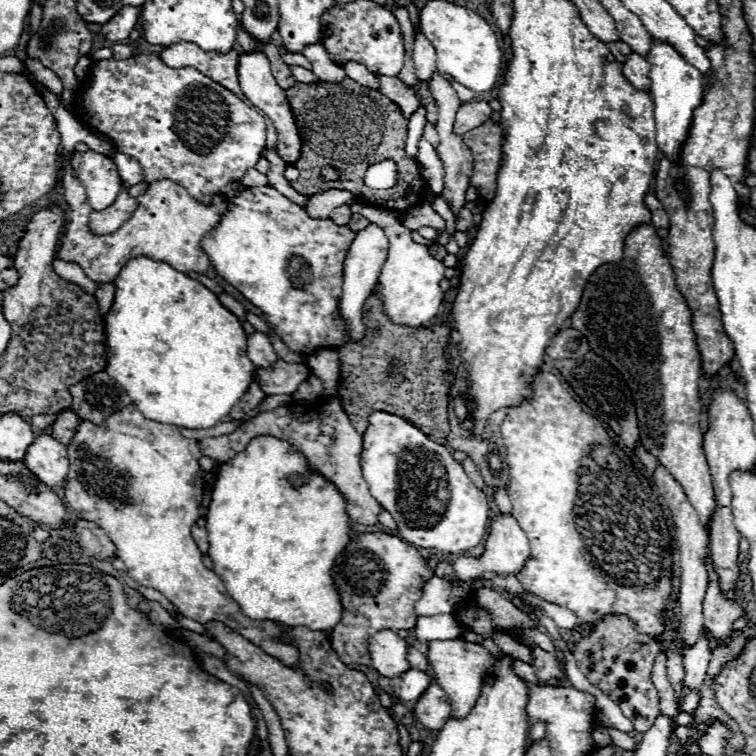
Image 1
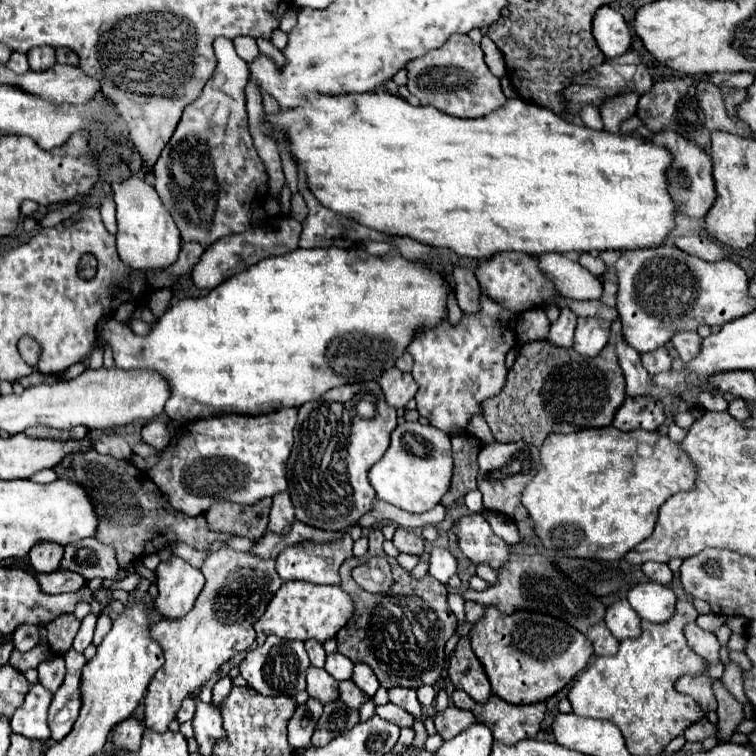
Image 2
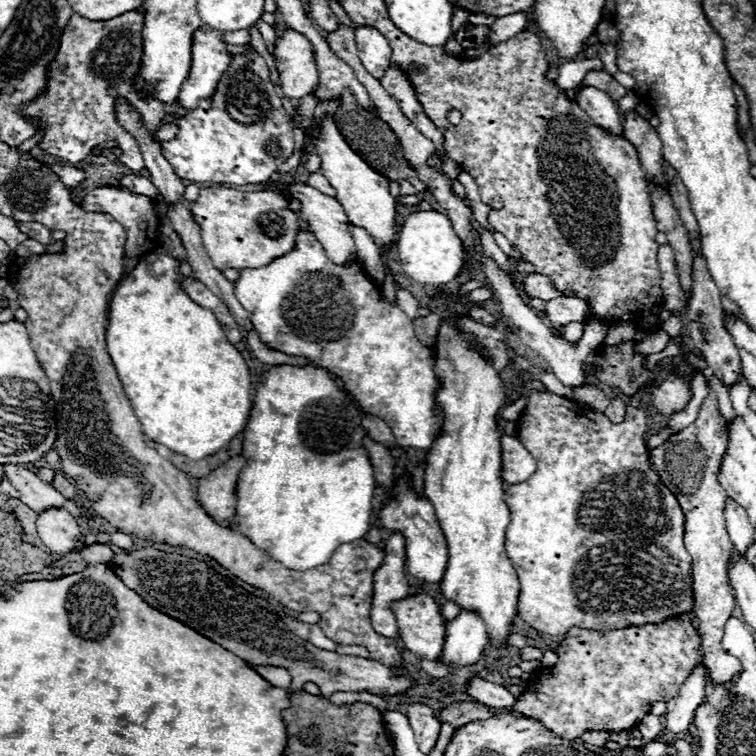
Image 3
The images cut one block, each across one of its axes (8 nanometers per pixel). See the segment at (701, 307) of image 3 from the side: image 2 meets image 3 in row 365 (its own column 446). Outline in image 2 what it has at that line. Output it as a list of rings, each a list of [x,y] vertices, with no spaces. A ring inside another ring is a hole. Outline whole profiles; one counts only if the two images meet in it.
[[[448,706],[446,710],[434,714],[434,726],[444,740],[458,736],[462,730],[466,730],[466,726],[470,726],[474,722],[476,722],[476,718],[470,710],[460,710],[456,706]]]

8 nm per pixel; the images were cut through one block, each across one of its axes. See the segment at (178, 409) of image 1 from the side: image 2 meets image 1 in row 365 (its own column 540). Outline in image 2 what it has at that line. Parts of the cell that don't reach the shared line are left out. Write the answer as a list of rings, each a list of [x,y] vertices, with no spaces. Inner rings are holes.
[[[366,92],[366,94],[342,94],[342,96],[326,96],[326,94],[308,94],[308,102],[300,108],[294,108],[294,110],[288,110],[288,112],[280,112],[276,116],[266,116],[266,122],[268,126],[280,126],[286,130],[288,138],[292,140],[292,154],[294,158],[298,160],[298,164],[304,166],[306,170],[306,176],[308,176],[308,186],[310,190],[314,192],[316,198],[320,198],[322,204],[326,204],[326,208],[342,214],[342,216],[348,216],[348,218],[354,218],[356,222],[362,222],[364,226],[370,226],[378,232],[384,232],[384,234],[400,234],[400,236],[410,236],[410,238],[416,238],[424,244],[432,244],[432,246],[448,246],[452,248],[456,254],[460,256],[470,256],[470,258],[486,258],[486,256],[492,256],[494,252],[502,252],[502,250],[516,250],[516,252],[526,252],[526,254],[542,254],[542,252],[560,252],[560,254],[566,254],[566,252],[602,252],[602,250],[642,250],[642,248],[656,248],[656,246],[662,246],[666,242],[666,238],[670,236],[670,232],[676,228],[676,202],[672,200],[670,196],[670,190],[668,190],[668,170],[672,166],[672,154],[668,148],[664,146],[658,146],[654,144],[652,140],[648,138],[638,138],[634,134],[612,134],[608,130],[592,130],[588,126],[576,126],[572,122],[568,122],[566,118],[554,114],[552,110],[546,110],[542,106],[536,106],[536,104],[526,104],[524,100],[520,98],[514,98],[514,100],[508,100],[500,110],[488,114],[488,116],[482,116],[482,118],[474,118],[474,120],[464,120],[464,118],[456,118],[456,116],[446,116],[444,112],[440,112],[438,108],[434,106],[412,106],[408,104],[406,100],[390,94],[390,92]]]

